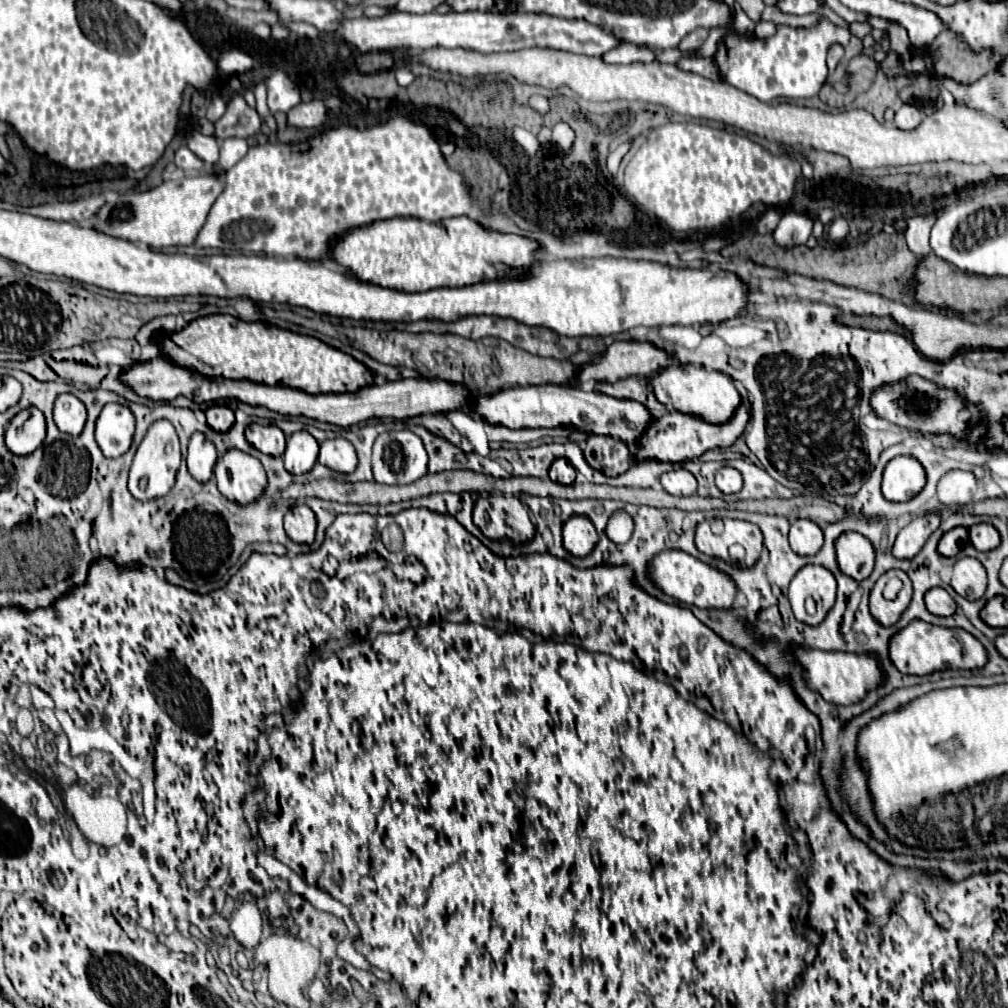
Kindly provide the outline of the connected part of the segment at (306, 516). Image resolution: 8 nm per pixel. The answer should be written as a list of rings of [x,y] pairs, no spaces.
[[[293,505],[285,515],[285,533],[299,545],[311,545],[315,541],[317,519],[307,505]]]

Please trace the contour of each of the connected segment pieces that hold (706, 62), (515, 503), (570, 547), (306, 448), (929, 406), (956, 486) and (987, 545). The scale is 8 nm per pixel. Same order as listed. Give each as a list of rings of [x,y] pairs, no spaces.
[[[685,57],[677,63],[679,69],[683,71],[693,71],[693,73],[699,73],[703,77],[709,77],[713,81],[719,81],[719,71],[713,63],[713,59],[691,59],[691,57]]]
[[[513,495],[479,497],[473,509],[473,521],[491,541],[511,541],[521,545],[535,537],[527,507]]]
[[[571,517],[563,525],[563,547],[575,557],[587,557],[597,545],[597,531],[587,517]]]
[[[297,431],[287,439],[287,449],[283,453],[285,469],[291,475],[305,475],[313,469],[319,455],[319,443],[307,431]]]
[[[917,375],[907,377],[905,383],[897,383],[893,387],[879,389],[871,397],[871,407],[885,421],[899,425],[899,427],[917,429],[923,433],[951,433],[957,437],[969,437],[971,441],[977,441],[977,437],[985,433],[985,425],[977,425],[973,429],[967,429],[967,425],[957,417],[957,413],[963,409],[963,401],[955,391],[937,389],[931,381],[925,381]]]
[[[949,471],[941,477],[937,485],[939,501],[943,505],[967,505],[973,501],[973,495],[977,491],[977,479],[971,471]]]
[[[991,523],[971,525],[969,527],[969,537],[971,537],[971,543],[975,545],[975,549],[979,549],[979,551],[991,551],[1001,541],[999,531]]]

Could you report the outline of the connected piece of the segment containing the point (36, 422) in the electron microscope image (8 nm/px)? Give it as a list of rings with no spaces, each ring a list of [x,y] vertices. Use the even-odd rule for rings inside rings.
[[[29,407],[17,413],[5,433],[7,449],[13,455],[25,457],[31,455],[45,441],[45,417],[39,409]]]

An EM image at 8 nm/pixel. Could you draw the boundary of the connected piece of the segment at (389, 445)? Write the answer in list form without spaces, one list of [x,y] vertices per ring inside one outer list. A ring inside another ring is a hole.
[[[407,429],[381,433],[373,445],[373,475],[385,485],[409,485],[427,475],[423,441]]]

